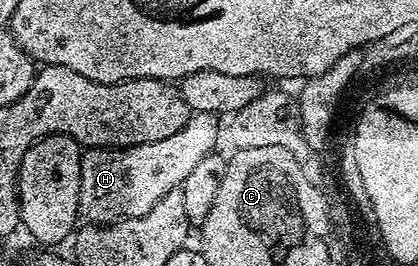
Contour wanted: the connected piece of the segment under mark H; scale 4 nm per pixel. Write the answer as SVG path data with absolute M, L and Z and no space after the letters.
M193 113L182 131L158 143L127 145L124 149L88 149L80 158L80 217L85 222L110 225L128 217L144 217L170 191L184 184L186 175L217 148L220 129L210 113Z

